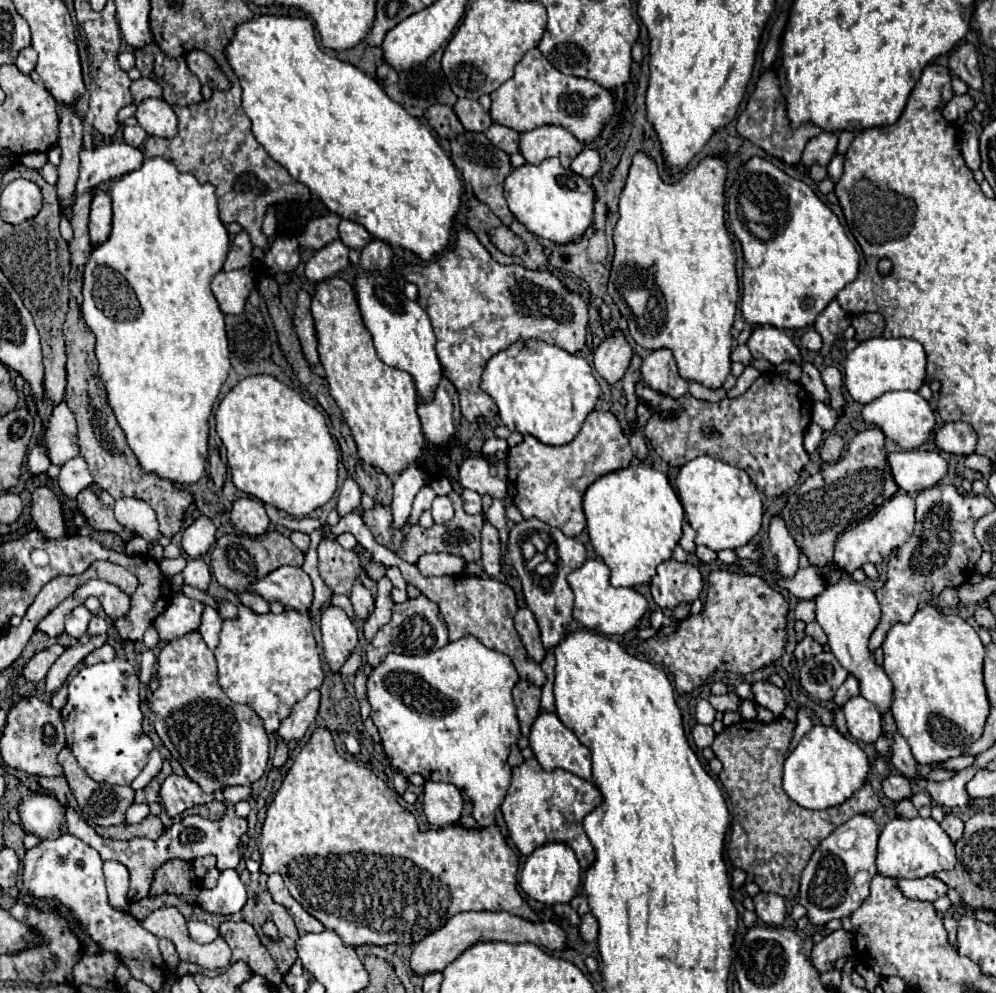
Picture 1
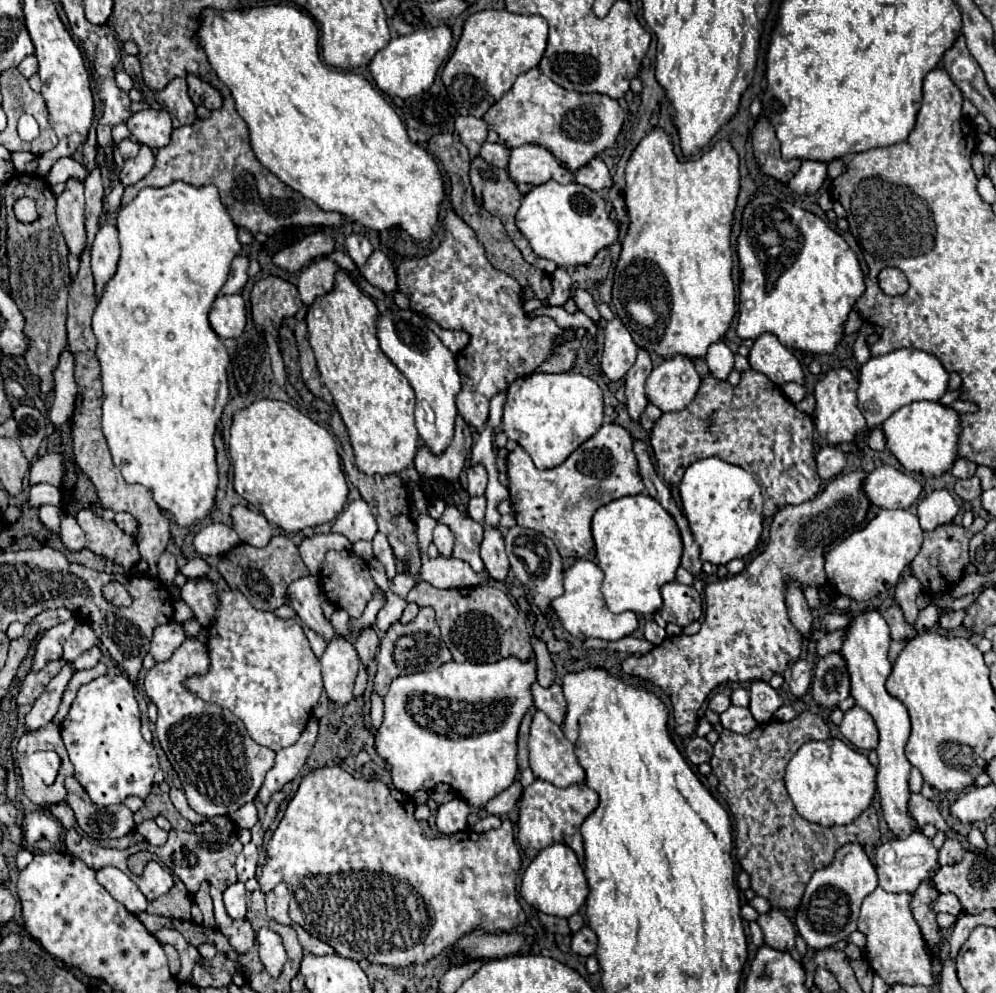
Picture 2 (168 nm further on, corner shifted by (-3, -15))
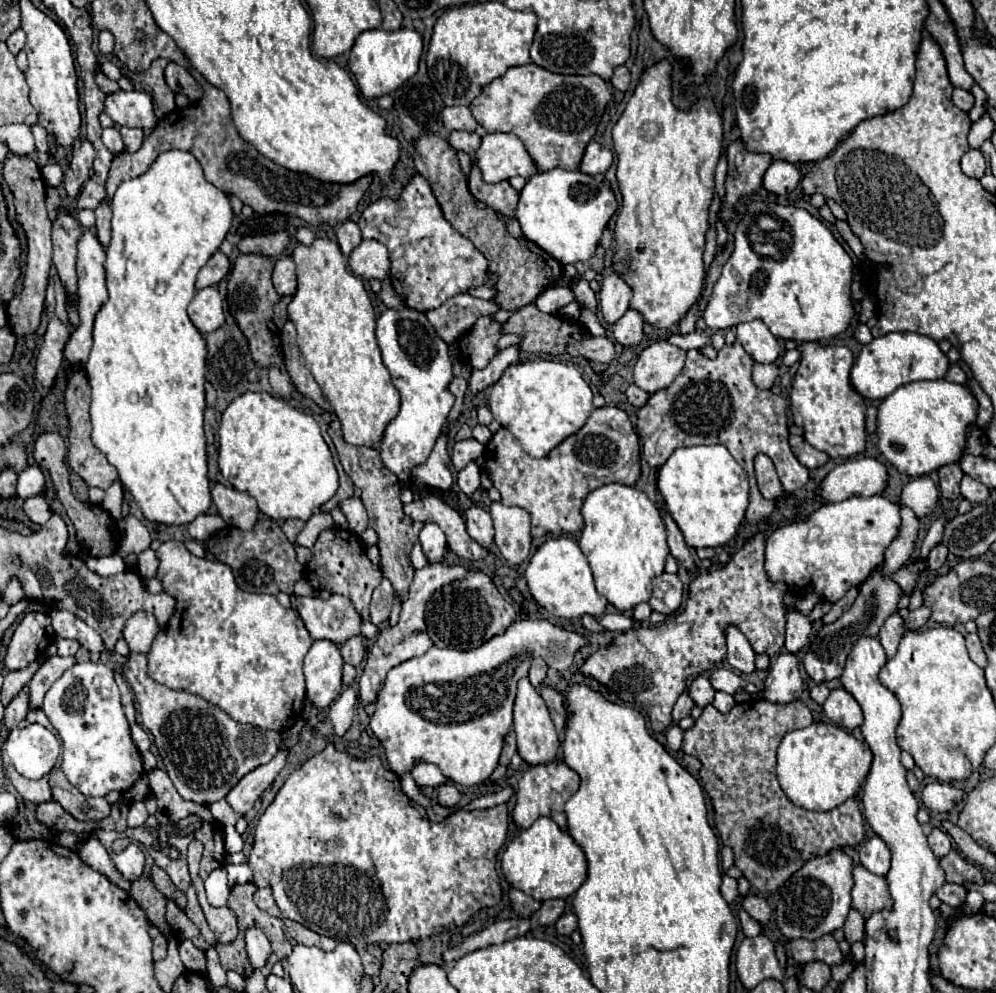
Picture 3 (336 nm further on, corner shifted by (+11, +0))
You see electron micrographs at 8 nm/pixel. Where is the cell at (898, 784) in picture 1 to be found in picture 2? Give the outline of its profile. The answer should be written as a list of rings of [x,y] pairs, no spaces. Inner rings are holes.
[[[914,793],[910,795],[908,811],[910,811],[910,815],[916,819],[916,823],[918,823],[920,827],[924,827],[926,823],[930,823],[930,825],[934,825],[934,827],[940,829],[940,831],[948,831],[948,829],[950,829],[950,827],[946,825],[944,817],[938,813],[936,805],[934,805],[932,801],[924,799],[922,795],[914,795]]]

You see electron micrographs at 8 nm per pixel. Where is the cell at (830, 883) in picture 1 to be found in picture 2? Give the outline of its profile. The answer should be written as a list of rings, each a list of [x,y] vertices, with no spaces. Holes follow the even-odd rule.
[[[846,843],[836,851],[834,861],[818,869],[806,885],[806,893],[802,897],[802,905],[796,913],[796,929],[810,945],[810,949],[826,949],[842,939],[846,939],[852,931],[856,931],[856,921],[860,913],[862,901],[878,887],[876,869],[870,863],[864,847],[860,843]]]

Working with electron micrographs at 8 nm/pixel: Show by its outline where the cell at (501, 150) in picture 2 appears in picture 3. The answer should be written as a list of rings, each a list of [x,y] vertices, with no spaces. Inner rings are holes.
[[[450,132],[448,144],[458,152],[462,150],[462,152],[474,156],[474,152],[480,146],[480,136],[476,132]]]

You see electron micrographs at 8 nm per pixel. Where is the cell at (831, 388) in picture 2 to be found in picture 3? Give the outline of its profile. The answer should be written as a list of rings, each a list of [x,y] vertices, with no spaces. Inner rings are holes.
[[[818,342],[798,344],[800,366],[790,392],[792,420],[804,430],[804,440],[826,452],[830,458],[850,458],[866,450],[864,398],[850,384],[854,354],[846,346],[820,346]]]

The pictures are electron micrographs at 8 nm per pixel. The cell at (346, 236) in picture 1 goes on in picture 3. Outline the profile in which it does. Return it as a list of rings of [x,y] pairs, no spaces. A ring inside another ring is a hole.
[[[346,220],[346,222],[342,222],[342,224],[338,226],[336,238],[338,238],[338,244],[340,244],[344,256],[348,256],[348,254],[362,242],[362,238],[360,238],[360,228],[358,228],[358,224],[352,222],[352,220]]]

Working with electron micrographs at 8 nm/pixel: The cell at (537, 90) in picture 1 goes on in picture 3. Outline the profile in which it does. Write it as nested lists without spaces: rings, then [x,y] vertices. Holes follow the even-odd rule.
[[[526,64],[494,78],[480,96],[472,100],[470,112],[488,132],[516,134],[532,156],[538,172],[552,168],[578,170],[584,148],[594,138],[610,98],[610,86],[600,76],[564,76],[536,64]]]

